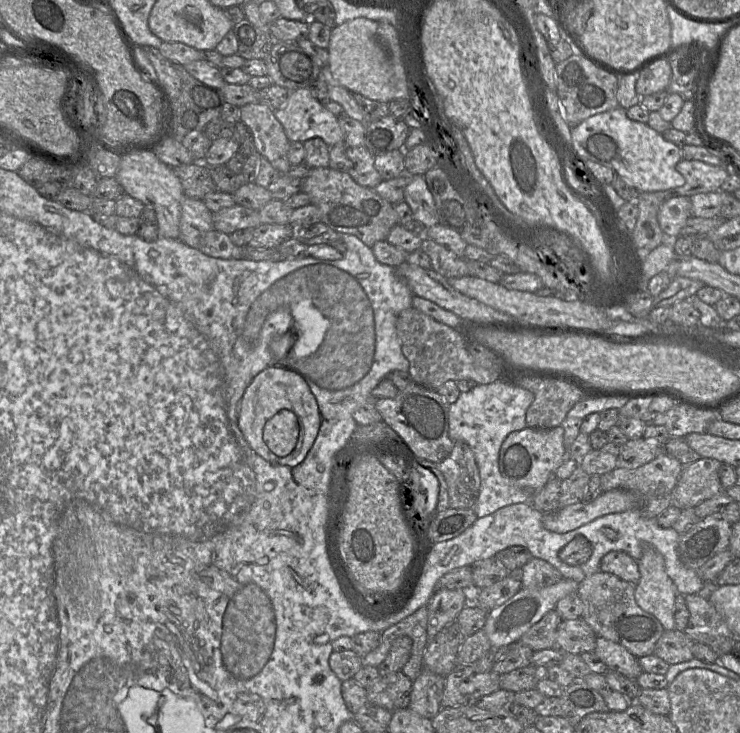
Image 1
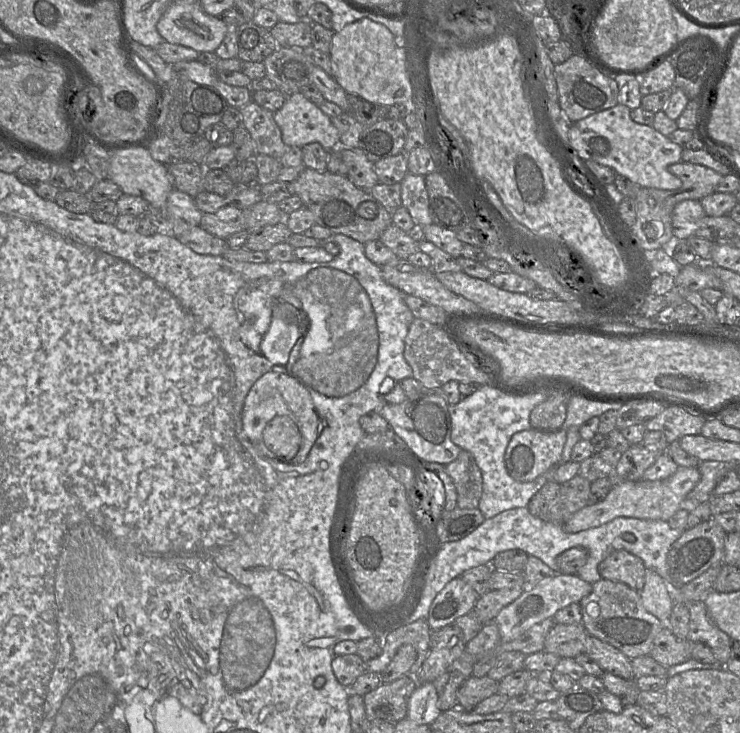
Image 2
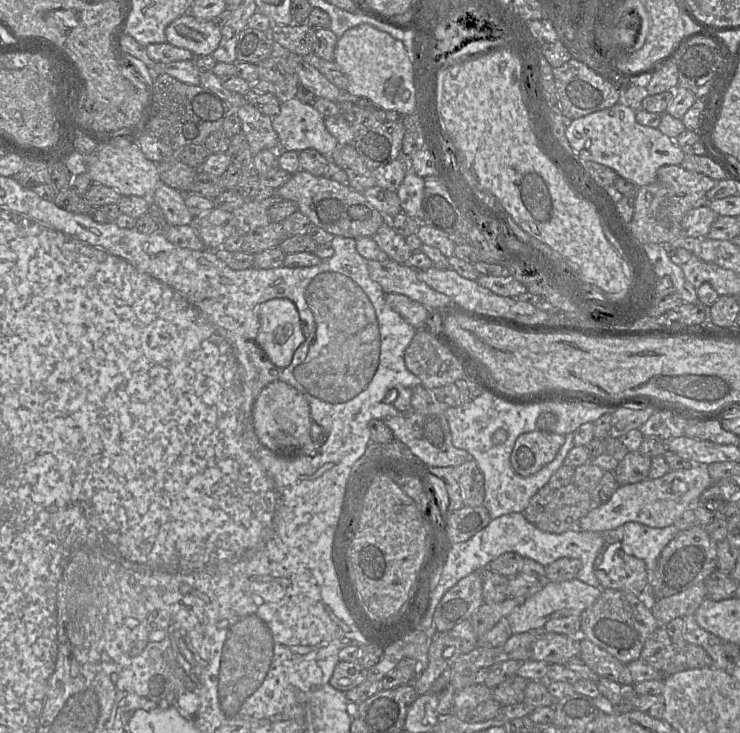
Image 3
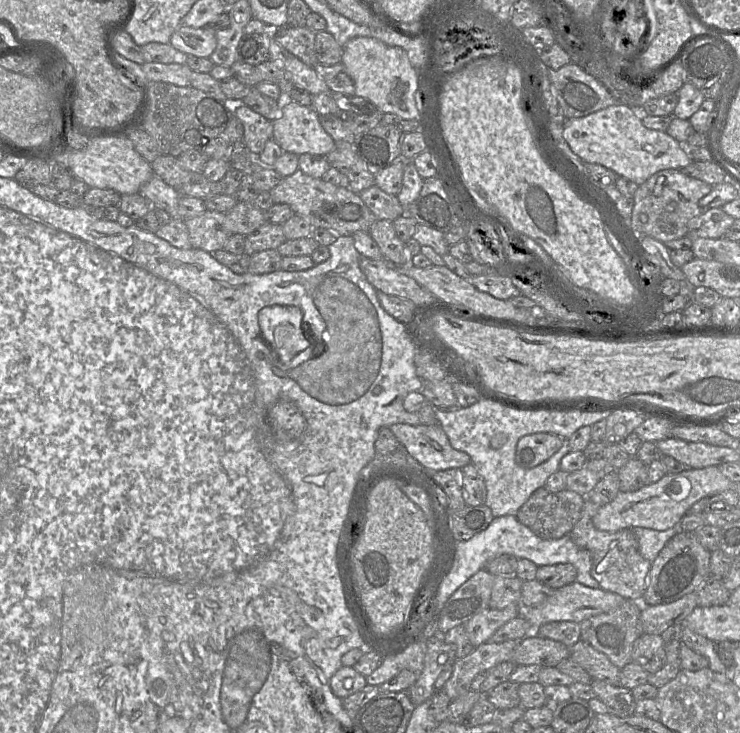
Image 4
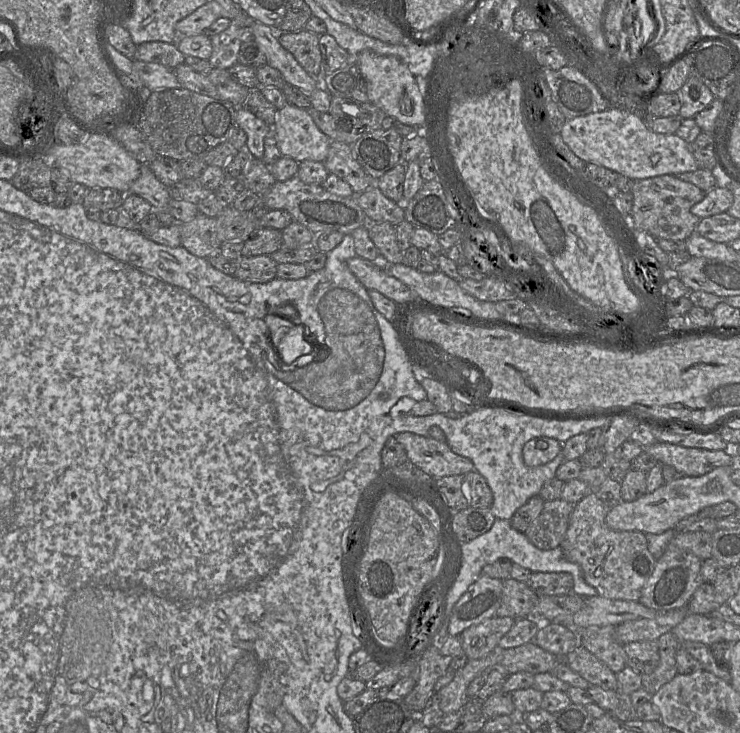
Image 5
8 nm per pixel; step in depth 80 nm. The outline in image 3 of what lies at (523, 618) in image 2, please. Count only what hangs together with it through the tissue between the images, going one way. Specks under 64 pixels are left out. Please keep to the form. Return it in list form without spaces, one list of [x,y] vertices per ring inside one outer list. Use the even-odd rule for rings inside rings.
[[[578,578],[562,581],[543,583],[543,587],[533,596],[524,600],[506,618],[510,624],[513,634],[528,631],[541,631],[544,625],[551,619],[581,615],[601,595],[601,587],[590,586]]]

